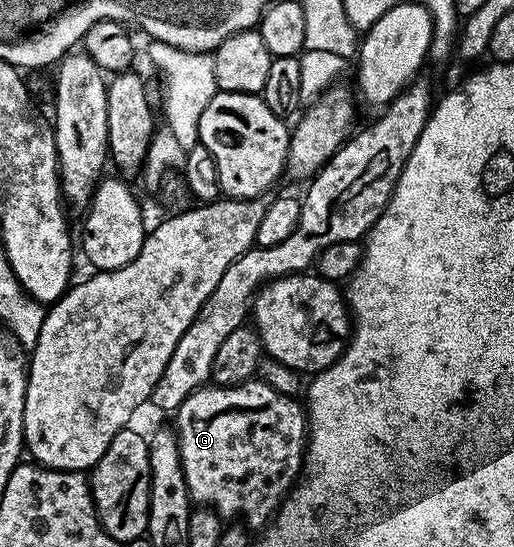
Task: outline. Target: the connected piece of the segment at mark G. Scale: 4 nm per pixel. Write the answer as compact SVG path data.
M259 379L198 388L181 402L173 416L192 501L215 509L224 521L241 518L251 530L262 529L279 511L279 505L300 479L307 446L304 405Z

